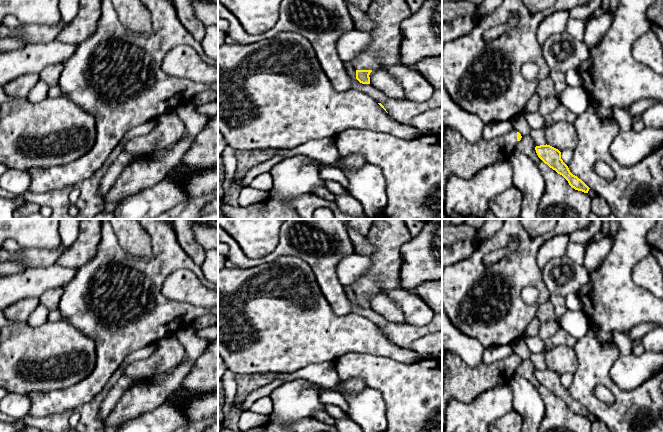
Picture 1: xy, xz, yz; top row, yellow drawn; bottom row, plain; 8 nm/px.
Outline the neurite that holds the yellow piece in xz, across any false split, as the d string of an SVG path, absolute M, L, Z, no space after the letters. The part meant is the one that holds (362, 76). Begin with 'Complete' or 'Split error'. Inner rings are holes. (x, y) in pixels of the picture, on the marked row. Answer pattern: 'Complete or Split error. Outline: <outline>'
Split error. Outline: M372 0L366 12L375 26L366 31L371 36L370 44L351 61L356 70L356 79L362 84L370 84L370 73L402 65L400 60L400 46L402 35L400 25L412 14L406 0Z

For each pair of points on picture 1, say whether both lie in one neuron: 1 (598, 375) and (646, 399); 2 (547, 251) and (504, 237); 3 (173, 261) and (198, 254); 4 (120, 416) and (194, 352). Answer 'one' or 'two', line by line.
1: one
2: two
3: two
4: one

